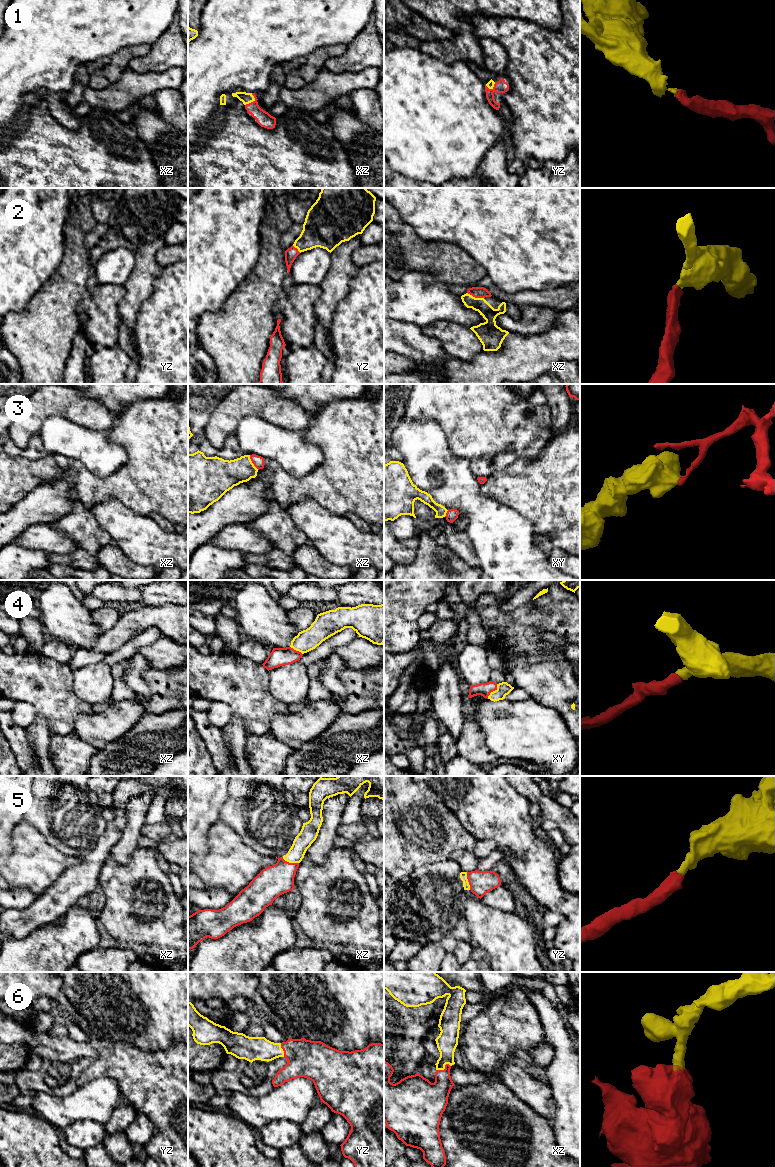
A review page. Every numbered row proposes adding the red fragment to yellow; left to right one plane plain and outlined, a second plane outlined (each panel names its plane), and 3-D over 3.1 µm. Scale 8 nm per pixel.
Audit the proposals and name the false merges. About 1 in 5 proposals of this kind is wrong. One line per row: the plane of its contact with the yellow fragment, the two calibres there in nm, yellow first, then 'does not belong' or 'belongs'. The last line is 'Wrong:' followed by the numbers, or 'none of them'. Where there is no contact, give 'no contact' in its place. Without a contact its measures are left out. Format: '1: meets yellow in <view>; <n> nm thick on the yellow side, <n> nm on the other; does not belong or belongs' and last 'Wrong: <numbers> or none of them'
1: meets yellow in xz; 90 nm thick on the yellow side, 120 nm on the other; belongs
2: meets yellow in xz; 110 nm thick on the yellow side, 100 nm on the other; belongs
3: meets yellow in xz; 240 nm thick on the yellow side, 90 nm on the other; does not belong
4: meets yellow in xy; 110 nm thick on the yellow side, 110 nm on the other; belongs
5: meets yellow in yz; 60 nm thick on the yellow side, 190 nm on the other; belongs
6: meets yellow in xz; 170 nm thick on the yellow side, 240 nm on the other; belongs
Wrong: 3

